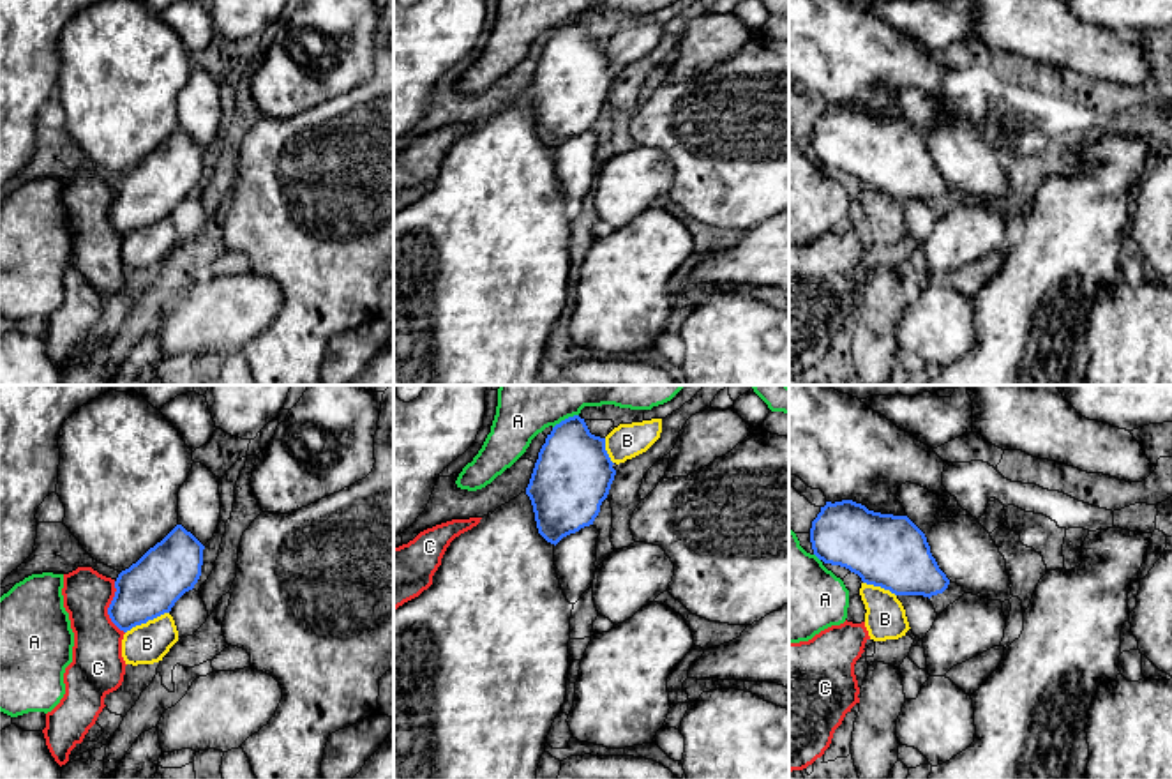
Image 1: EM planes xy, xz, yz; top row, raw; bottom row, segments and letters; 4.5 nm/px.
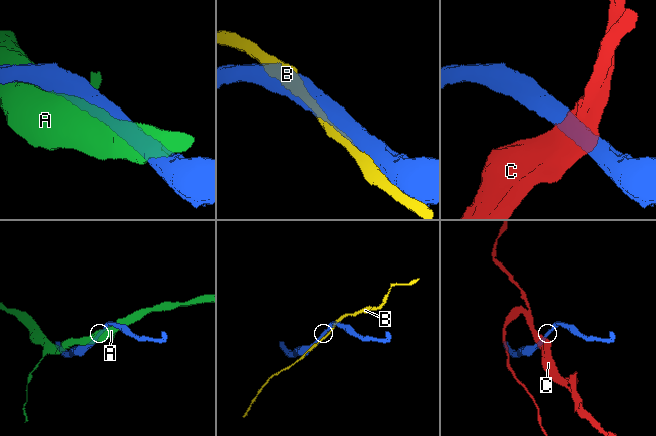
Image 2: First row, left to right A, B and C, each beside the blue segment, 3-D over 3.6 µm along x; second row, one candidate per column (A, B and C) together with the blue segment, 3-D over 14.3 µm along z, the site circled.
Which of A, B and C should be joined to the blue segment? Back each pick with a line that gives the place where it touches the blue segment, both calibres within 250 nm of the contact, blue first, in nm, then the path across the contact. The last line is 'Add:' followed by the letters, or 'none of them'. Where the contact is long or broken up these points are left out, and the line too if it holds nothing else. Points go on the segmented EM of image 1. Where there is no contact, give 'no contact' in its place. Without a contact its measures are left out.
Add: none of them

